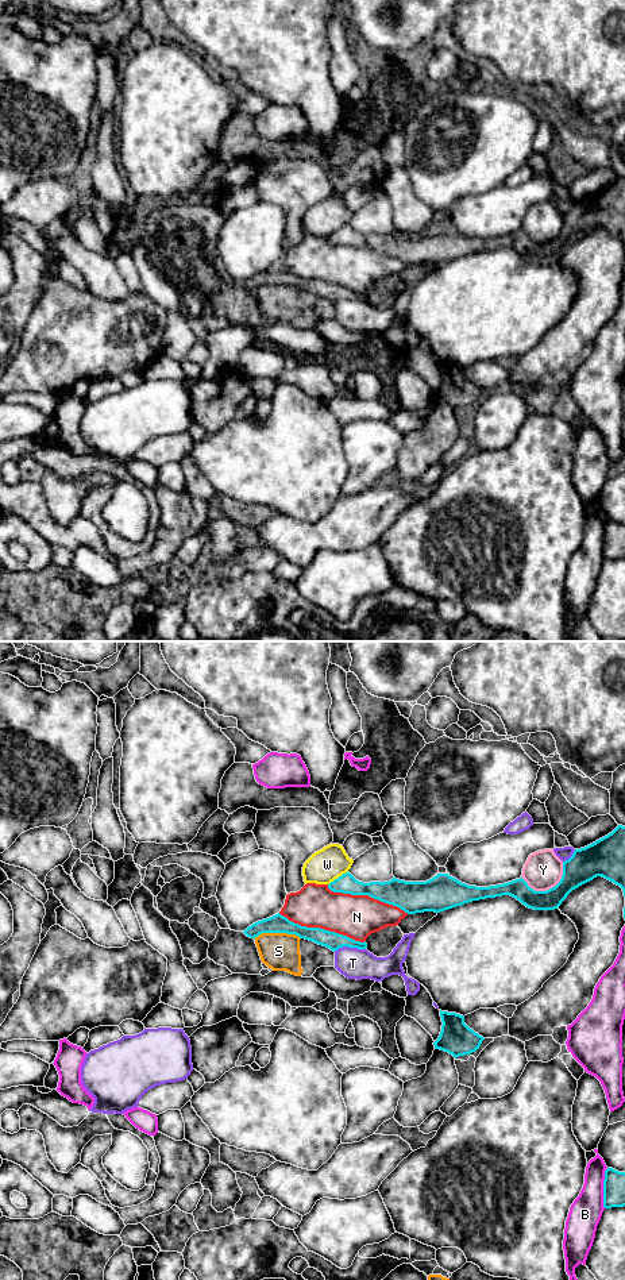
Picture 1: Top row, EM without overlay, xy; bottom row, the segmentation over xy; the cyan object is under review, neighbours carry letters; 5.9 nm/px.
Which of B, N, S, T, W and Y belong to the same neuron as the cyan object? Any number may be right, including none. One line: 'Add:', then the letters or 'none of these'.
Add: none of these

